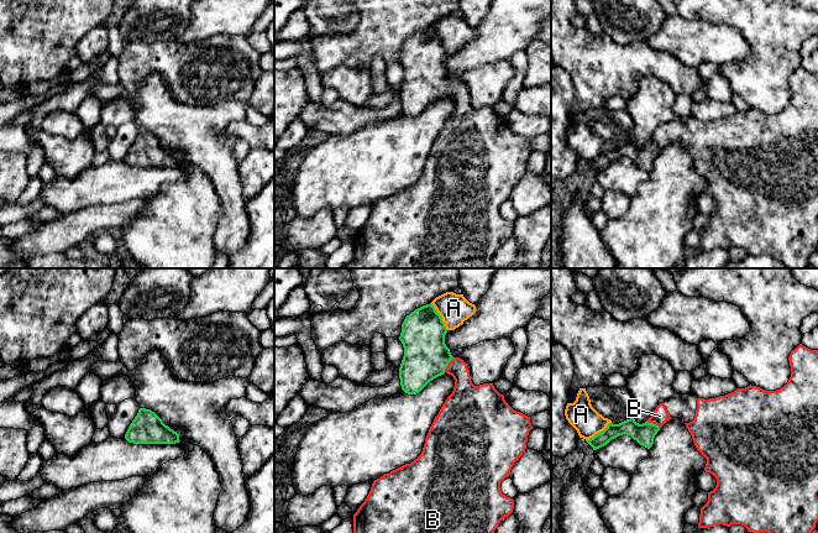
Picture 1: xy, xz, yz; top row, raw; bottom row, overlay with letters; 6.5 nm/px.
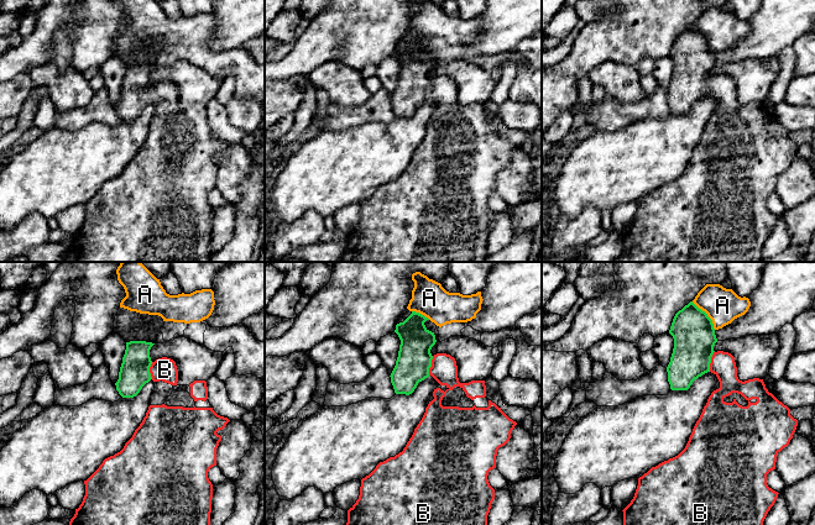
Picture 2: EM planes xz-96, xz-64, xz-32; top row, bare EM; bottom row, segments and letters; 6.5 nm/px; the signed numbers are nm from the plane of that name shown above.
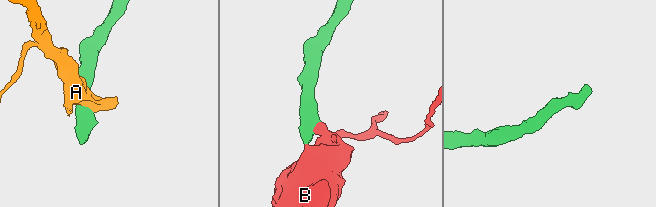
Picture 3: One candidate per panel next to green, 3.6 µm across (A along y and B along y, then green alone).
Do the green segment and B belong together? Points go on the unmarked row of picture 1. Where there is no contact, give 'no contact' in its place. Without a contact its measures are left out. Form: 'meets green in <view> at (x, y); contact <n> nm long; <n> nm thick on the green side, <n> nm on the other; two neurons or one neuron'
meets green in xz at (447, 87); contact 120 nm long; 300 nm thick on the green side, 200 nm on the other; one neuron

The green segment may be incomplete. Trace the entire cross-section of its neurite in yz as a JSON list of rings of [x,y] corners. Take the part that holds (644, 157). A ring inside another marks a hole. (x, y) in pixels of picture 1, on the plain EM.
[[[630,141],[619,147],[609,146],[603,155],[596,157],[593,161],[586,164],[593,171],[593,173],[597,173],[607,168],[612,162],[626,157],[636,163],[640,168],[650,172],[660,151],[661,150],[649,146],[647,143],[639,147],[634,141]]]

